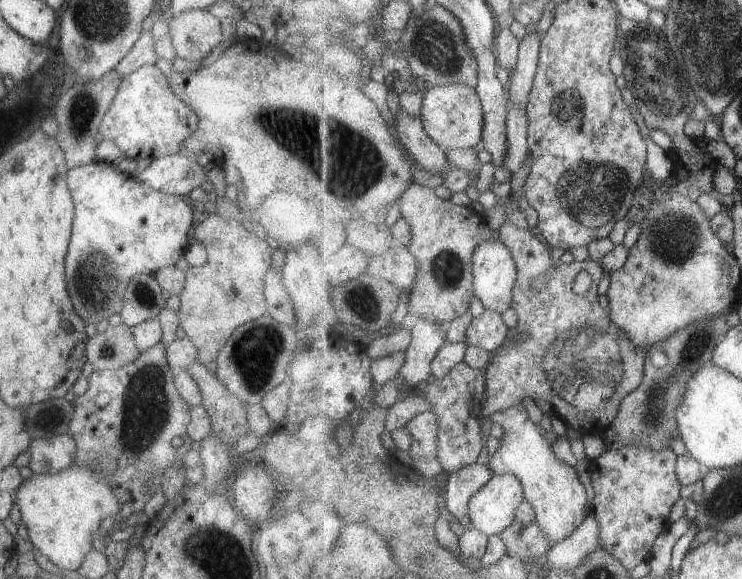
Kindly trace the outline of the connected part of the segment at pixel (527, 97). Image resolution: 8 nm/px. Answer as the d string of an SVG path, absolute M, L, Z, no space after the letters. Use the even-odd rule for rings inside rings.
M546 32L530 34L521 42L519 63L516 72L512 74L513 83L510 88L510 99L516 105L529 106L539 71L544 36Z

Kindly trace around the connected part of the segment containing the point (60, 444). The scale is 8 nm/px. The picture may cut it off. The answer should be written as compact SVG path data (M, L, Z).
M68 434L37 438L31 442L29 467L36 474L55 473L75 461L77 442Z

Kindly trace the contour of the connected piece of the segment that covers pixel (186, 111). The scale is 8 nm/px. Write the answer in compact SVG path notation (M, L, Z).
M154 64L136 69L123 78L99 132L104 140L115 142L122 155L144 160L182 152L184 140L196 132L198 125L195 110L176 96L168 78Z

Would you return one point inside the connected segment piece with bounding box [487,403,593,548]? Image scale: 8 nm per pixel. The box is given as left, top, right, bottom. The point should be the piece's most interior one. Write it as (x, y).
(556, 489)

